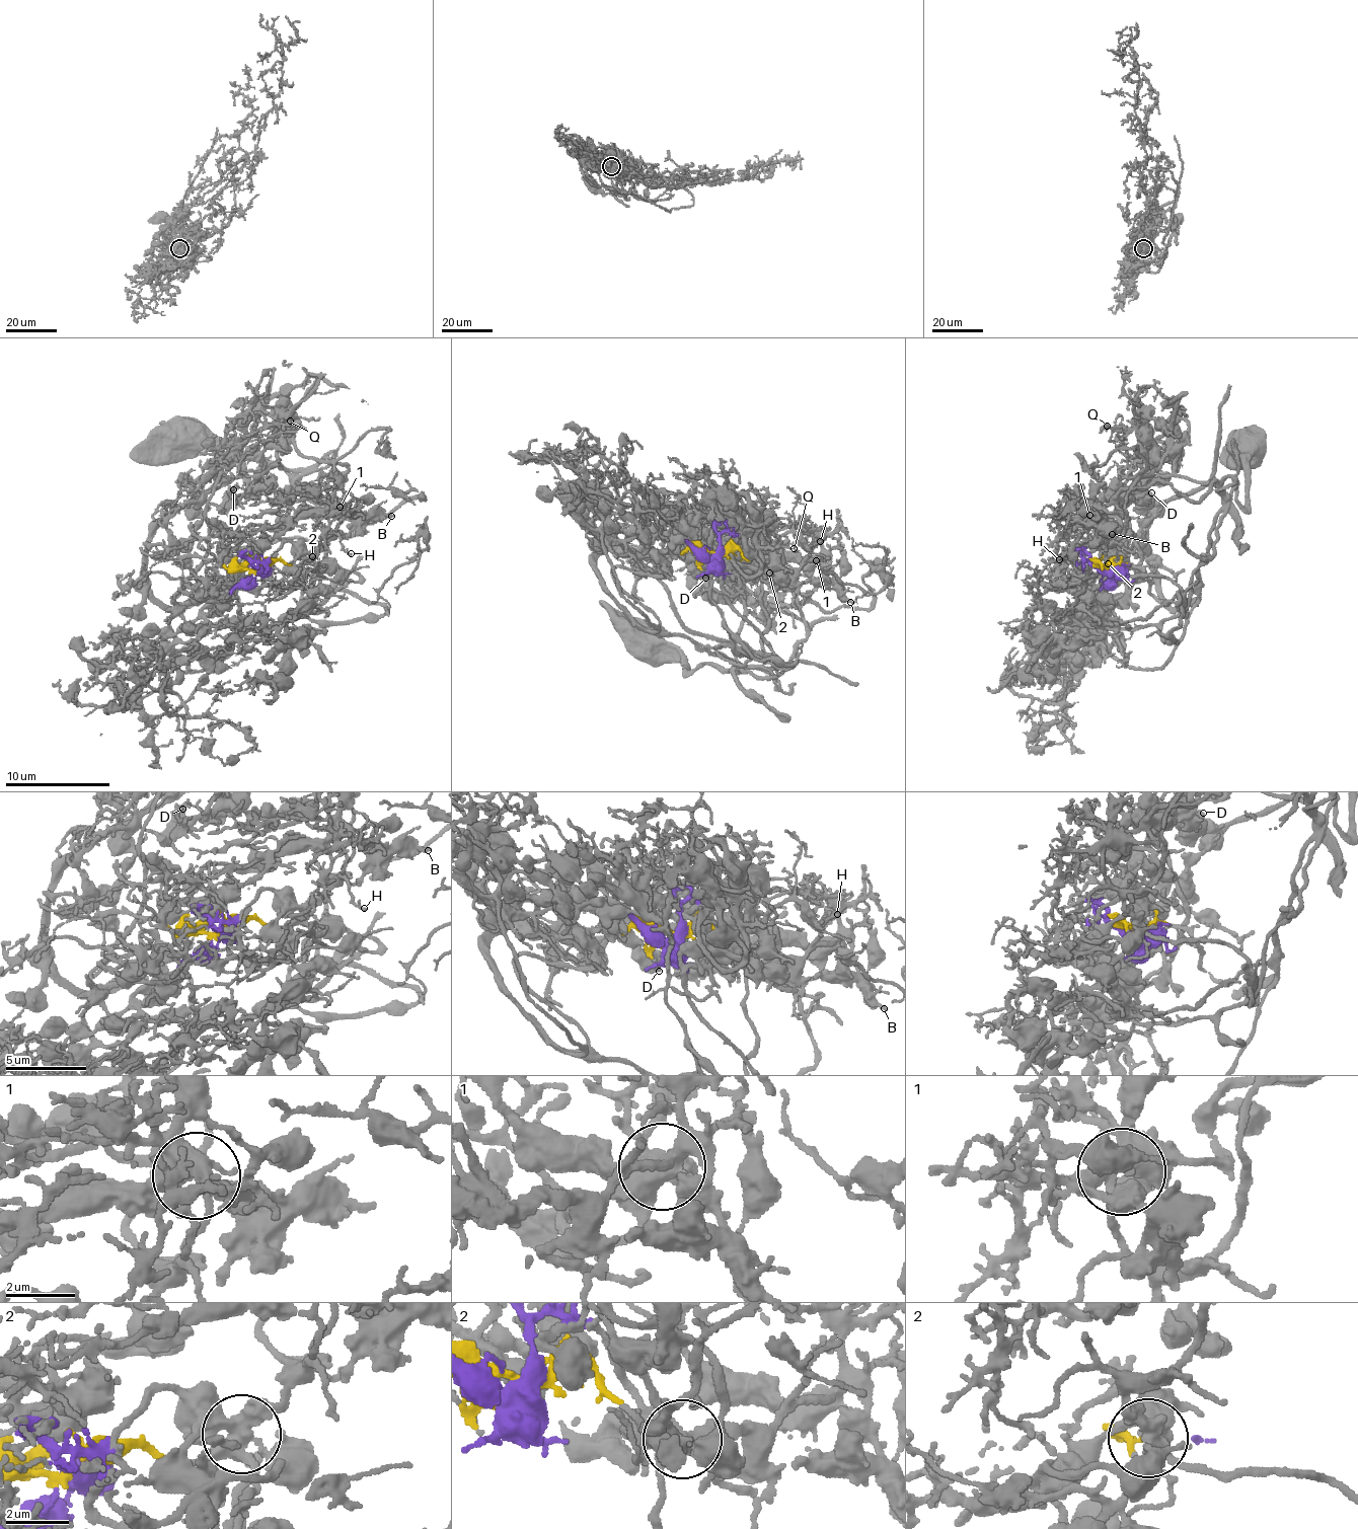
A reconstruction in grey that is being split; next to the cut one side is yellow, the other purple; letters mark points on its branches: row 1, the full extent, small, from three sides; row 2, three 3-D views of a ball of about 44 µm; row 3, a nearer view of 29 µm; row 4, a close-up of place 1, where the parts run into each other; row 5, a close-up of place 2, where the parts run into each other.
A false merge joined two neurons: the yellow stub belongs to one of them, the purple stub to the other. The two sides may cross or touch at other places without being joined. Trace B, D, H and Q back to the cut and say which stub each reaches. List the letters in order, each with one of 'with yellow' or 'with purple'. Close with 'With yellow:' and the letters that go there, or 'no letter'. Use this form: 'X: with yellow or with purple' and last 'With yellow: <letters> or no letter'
B: with purple
D: with purple
H: with yellow
Q: with purple
With yellow: H

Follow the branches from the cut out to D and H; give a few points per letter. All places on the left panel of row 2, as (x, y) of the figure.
D: (259, 569), (246, 548), (278, 494), (246, 472), (207, 501), (234, 488)
H: (259, 569), (279, 560), (300, 564), (315, 556), (335, 533), (351, 554)

